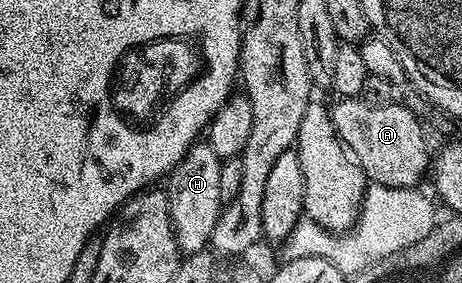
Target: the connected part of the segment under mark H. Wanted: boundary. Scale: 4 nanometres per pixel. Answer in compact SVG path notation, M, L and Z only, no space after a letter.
M210 142L192 144L183 161L170 172L170 180L167 205L179 251L183 254L204 251L211 243L211 235L225 203L221 198L221 161Z

